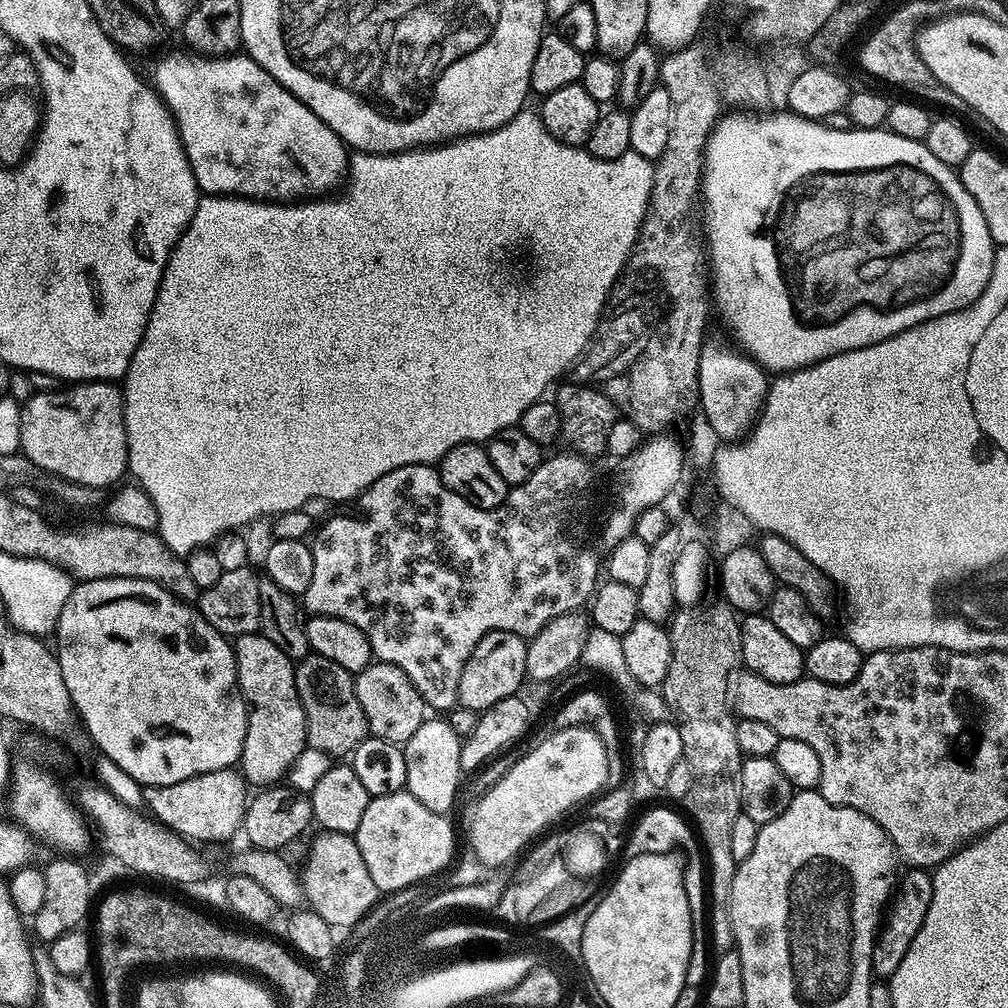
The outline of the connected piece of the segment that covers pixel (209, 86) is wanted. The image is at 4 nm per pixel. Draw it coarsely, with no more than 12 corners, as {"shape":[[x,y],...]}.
{"shape":[[247,54],[151,79],[209,196],[296,202],[349,149]]}

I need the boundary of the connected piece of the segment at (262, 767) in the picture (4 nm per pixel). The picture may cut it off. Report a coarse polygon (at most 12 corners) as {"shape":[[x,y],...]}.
{"shape":[[261,631],[235,637],[248,708],[238,768],[283,779],[308,743],[294,661]]}

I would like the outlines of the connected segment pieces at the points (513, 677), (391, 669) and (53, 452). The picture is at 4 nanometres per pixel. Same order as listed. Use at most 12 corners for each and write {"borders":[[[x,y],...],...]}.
{"borders":[[[488,632],[462,666],[458,704],[474,713],[526,684],[525,637]],[[373,661],[355,675],[368,731],[403,745],[426,719],[406,674]],[[40,392],[20,414],[37,468],[101,490],[128,472],[124,393]]]}

